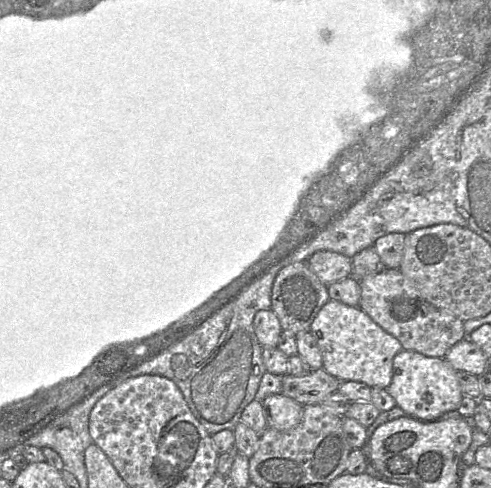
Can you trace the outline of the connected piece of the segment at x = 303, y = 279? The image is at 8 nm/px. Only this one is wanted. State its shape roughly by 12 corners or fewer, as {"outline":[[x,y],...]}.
{"outline":[[295,262],[277,273],[271,310],[282,331],[310,331],[327,287]]}

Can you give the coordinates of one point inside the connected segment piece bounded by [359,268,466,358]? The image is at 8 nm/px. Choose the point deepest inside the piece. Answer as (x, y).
(391, 300)

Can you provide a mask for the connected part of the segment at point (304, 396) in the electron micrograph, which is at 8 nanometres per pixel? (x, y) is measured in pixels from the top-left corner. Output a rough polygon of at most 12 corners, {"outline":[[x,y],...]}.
{"outline":[[323,368],[282,376],[282,394],[320,404],[341,381]]}

